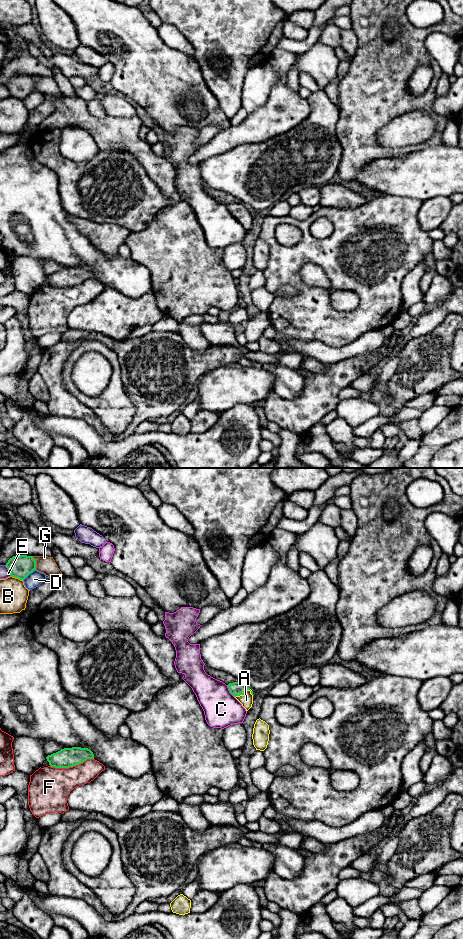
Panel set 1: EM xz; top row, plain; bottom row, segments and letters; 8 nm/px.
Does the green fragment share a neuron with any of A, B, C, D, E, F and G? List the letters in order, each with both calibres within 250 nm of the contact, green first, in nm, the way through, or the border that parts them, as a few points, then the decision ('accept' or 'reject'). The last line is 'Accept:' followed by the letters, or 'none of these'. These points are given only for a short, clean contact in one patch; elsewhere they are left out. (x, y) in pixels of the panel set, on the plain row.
A: 110 nm thick on the green side, 100 nm on the other; runs through xz (236, 208), (243, 214), (246, 220); accept
B: 180 nm thick on the green side, 220 nm on the other; reject
C: 110 nm thick on the green side, 280 nm on the other; reject
D: 180 nm thick on the green side, 120 nm on the other; reject
E: 180 nm thick on the green side, 80 nm on the other; reject
F: 160 nm thick on the green side, 320 nm on the other; reject
G: 180 nm thick on the green side, 140 nm on the other; reject
Accept: A

